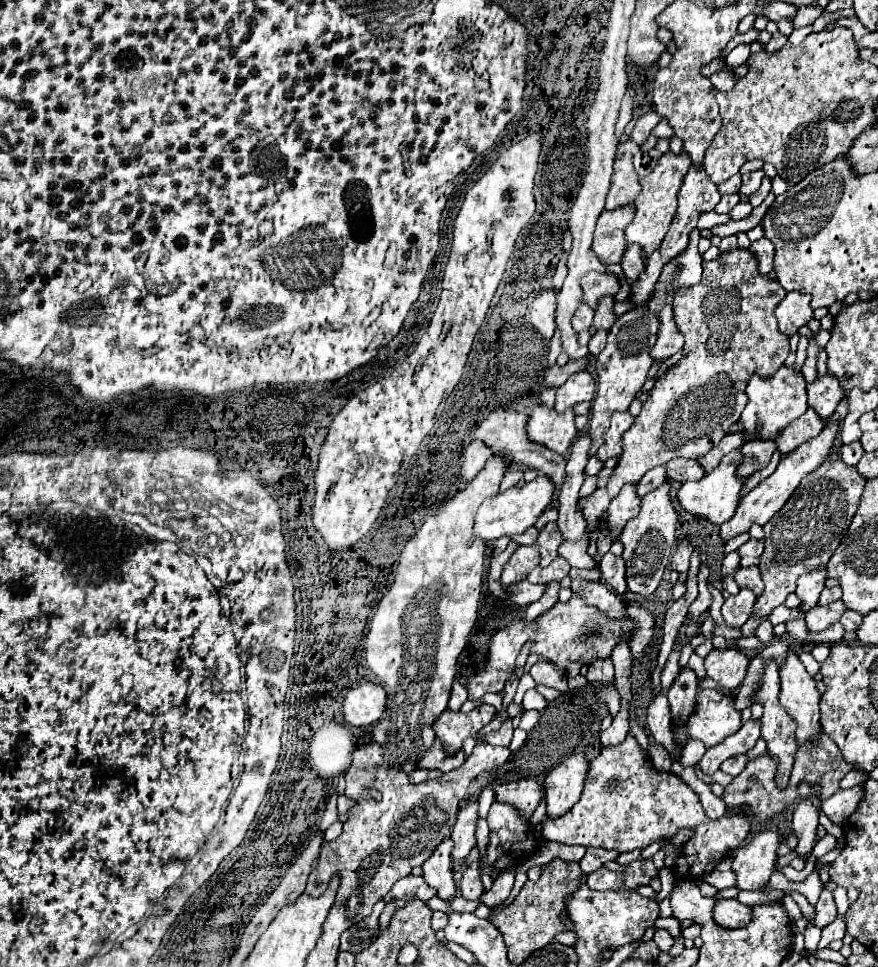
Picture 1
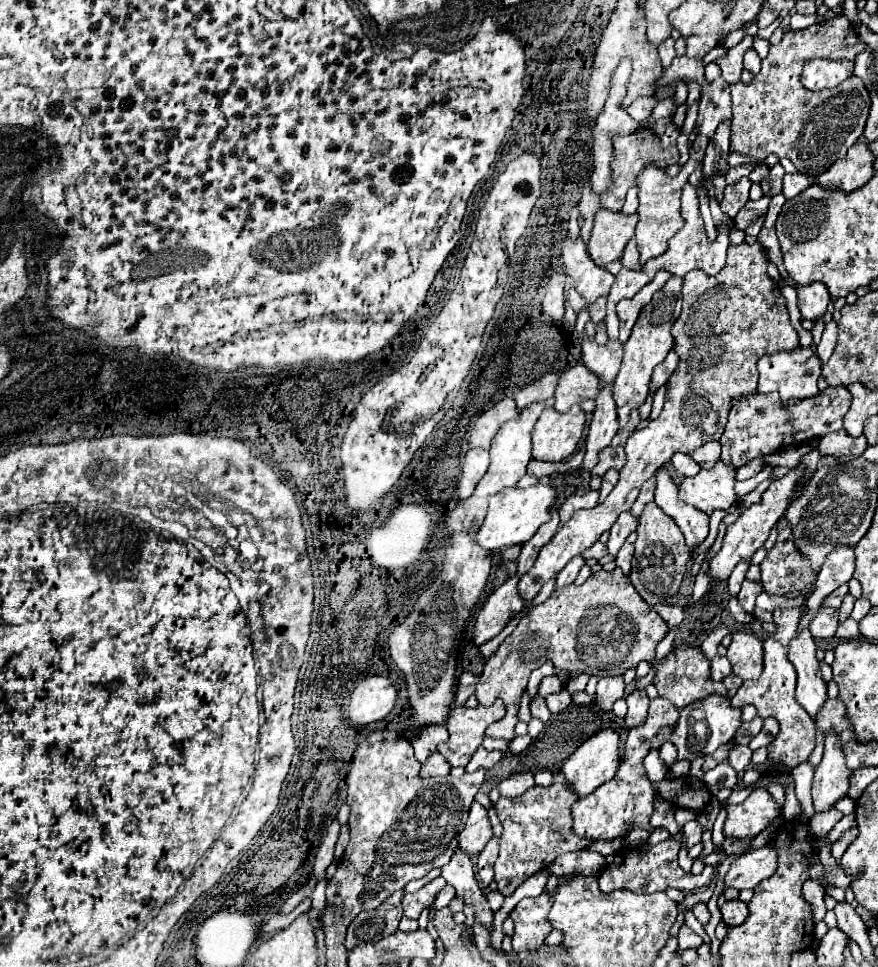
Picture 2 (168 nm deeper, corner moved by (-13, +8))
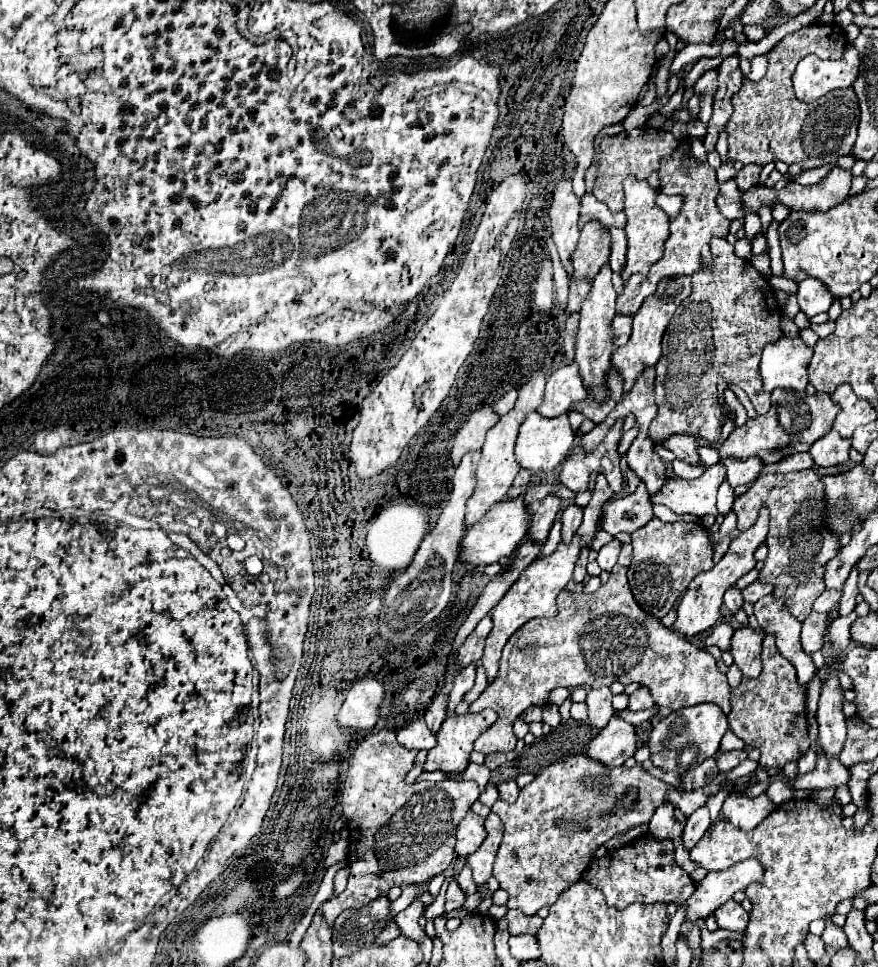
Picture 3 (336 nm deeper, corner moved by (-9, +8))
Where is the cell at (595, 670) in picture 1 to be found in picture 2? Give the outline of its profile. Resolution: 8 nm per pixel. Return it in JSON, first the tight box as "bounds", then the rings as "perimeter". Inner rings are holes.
{"bounds":[594,676,626,712],"perimeter":[[[622,676],[598,680],[598,690],[596,690],[594,704],[596,704],[600,710],[610,712],[610,710],[612,710],[612,704],[624,696],[624,688],[626,688],[626,684],[624,684]]]}

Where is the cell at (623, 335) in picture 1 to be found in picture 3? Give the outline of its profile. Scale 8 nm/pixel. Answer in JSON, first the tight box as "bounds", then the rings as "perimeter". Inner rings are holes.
{"bounds":[612,276,690,394],"perimeter":[[[680,276],[680,278],[672,278],[672,280],[662,280],[656,288],[654,294],[650,294],[644,304],[640,306],[640,310],[634,316],[634,328],[632,328],[632,336],[628,340],[626,346],[618,348],[616,354],[612,354],[612,368],[616,368],[616,372],[622,376],[624,380],[624,394],[634,386],[636,378],[648,368],[654,366],[660,360],[662,354],[662,336],[664,330],[676,310],[676,306],[682,302],[682,298],[686,298],[690,294],[690,276]]]}

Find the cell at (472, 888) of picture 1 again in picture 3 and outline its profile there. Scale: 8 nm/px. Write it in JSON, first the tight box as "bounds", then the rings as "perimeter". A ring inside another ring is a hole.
{"bounds":[468,812,502,886],"perimeter":[[[492,812],[488,818],[486,818],[486,840],[482,842],[482,846],[468,856],[468,864],[472,868],[472,878],[478,886],[486,884],[490,878],[492,878],[492,864],[494,864],[494,858],[496,858],[496,852],[498,852],[498,846],[502,842],[502,822],[500,818],[496,818],[496,814]]]}

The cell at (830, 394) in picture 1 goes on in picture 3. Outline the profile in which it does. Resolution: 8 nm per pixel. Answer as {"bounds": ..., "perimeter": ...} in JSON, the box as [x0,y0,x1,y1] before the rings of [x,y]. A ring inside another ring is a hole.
{"bounds":[718,390,840,464],"perimeter":[[[774,390],[772,406],[764,416],[748,418],[744,426],[738,426],[730,432],[724,444],[718,448],[720,458],[738,458],[748,460],[750,456],[762,458],[764,464],[784,460],[790,454],[806,452],[818,438],[832,430],[832,424],[840,412],[840,406],[826,392],[816,392],[814,396],[806,396],[804,392],[794,390]]]}

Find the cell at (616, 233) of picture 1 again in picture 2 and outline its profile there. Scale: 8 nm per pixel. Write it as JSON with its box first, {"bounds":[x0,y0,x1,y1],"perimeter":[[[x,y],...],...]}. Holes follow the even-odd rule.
{"bounds":[588,208,636,266],"perimeter":[[[600,208],[594,214],[594,228],[588,240],[588,254],[598,266],[606,266],[620,258],[624,246],[634,236],[636,214],[624,216],[620,212],[612,212]]]}

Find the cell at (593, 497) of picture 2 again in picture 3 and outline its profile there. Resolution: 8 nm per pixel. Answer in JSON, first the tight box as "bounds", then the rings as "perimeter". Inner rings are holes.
{"bounds":[562,504,582,542],"perimeter":[[[570,504],[566,506],[566,510],[562,512],[562,540],[564,542],[570,542],[572,534],[578,530],[580,522],[582,522],[582,506],[576,506],[576,504]]]}

